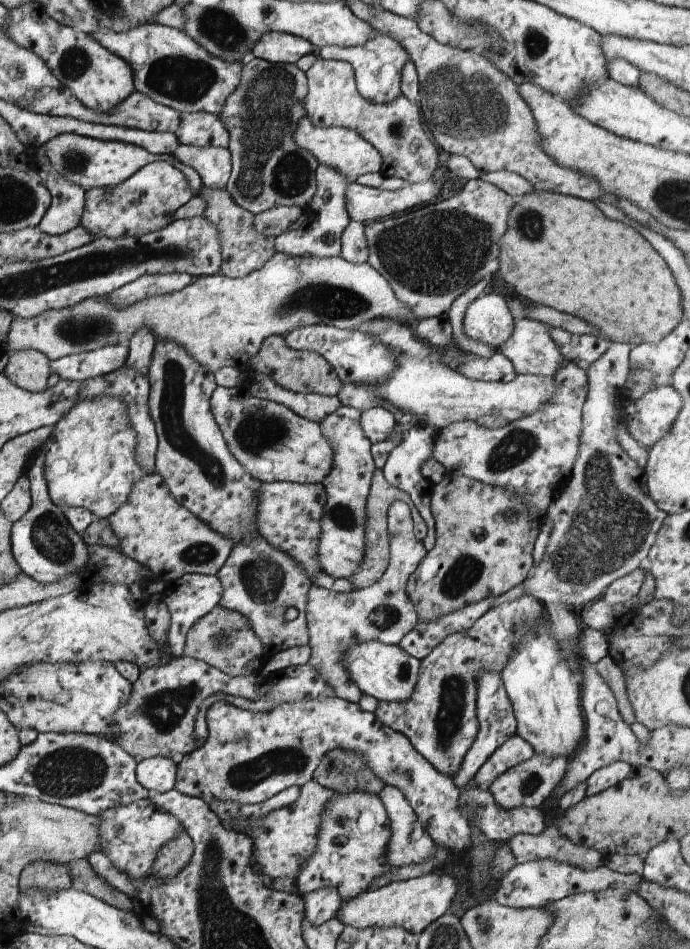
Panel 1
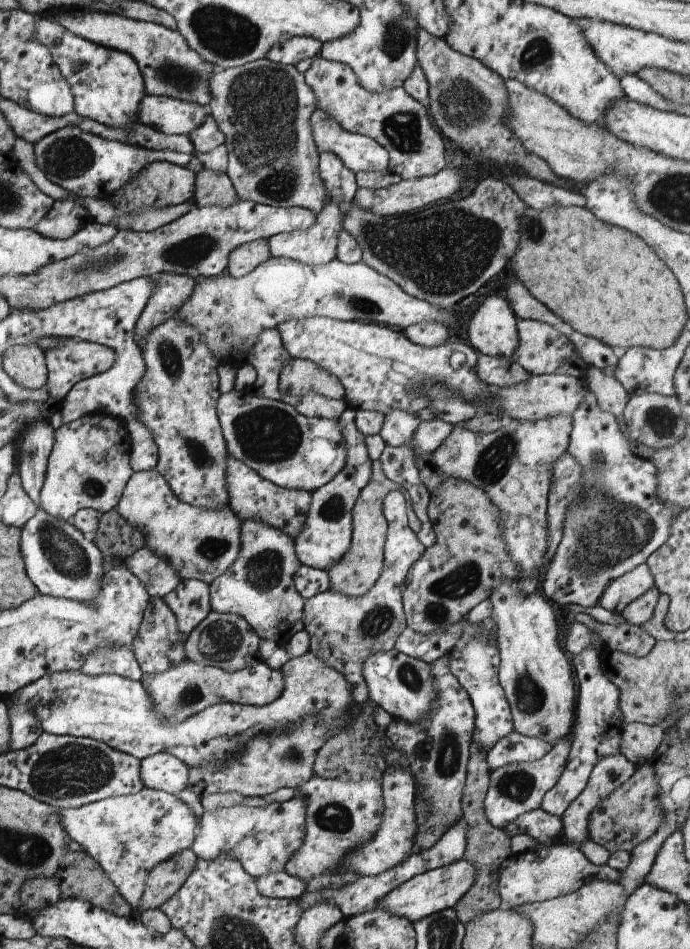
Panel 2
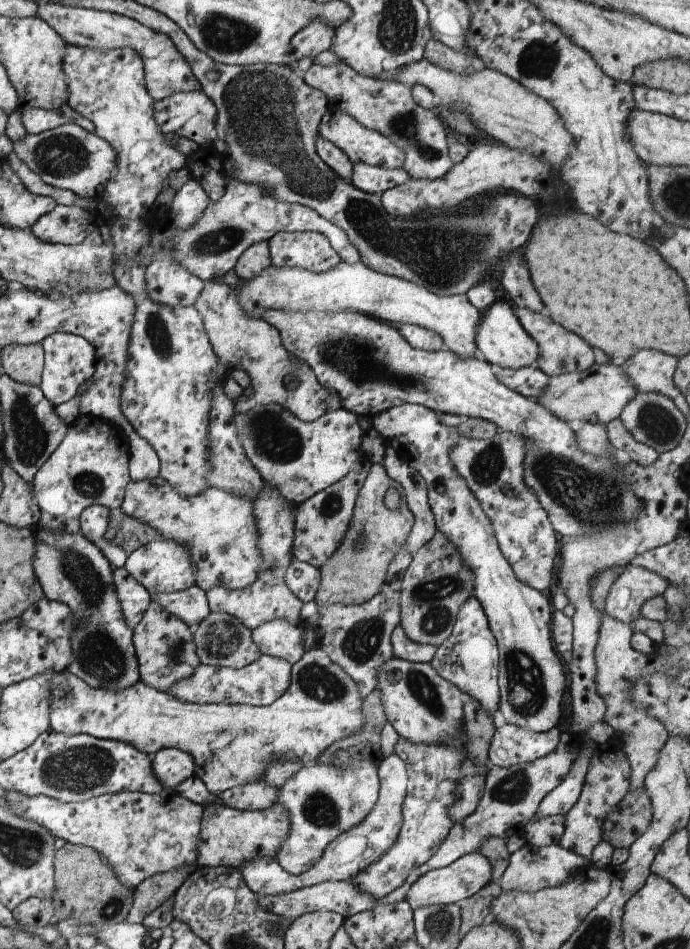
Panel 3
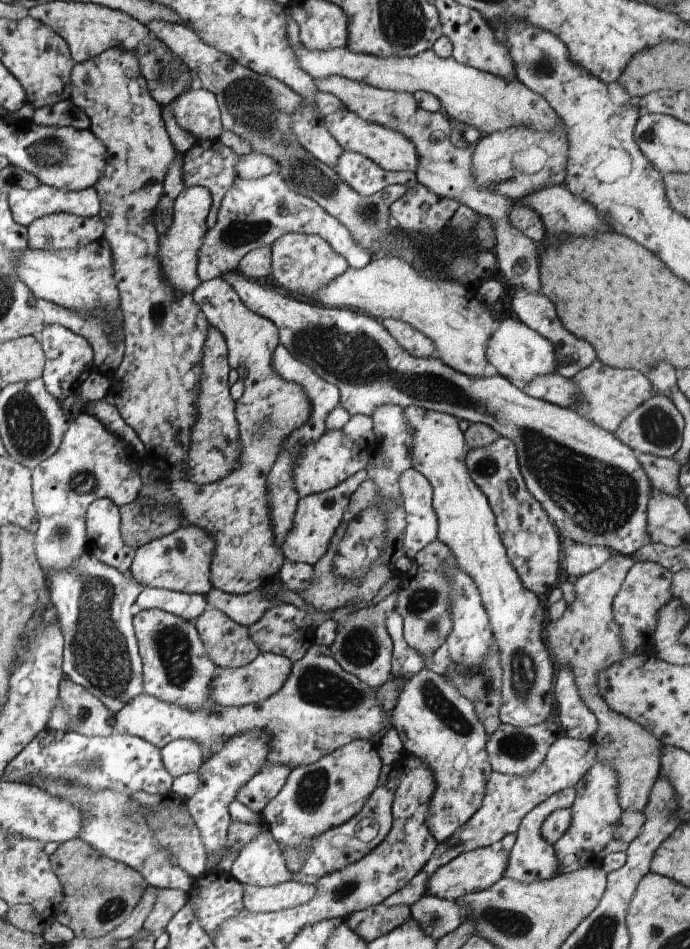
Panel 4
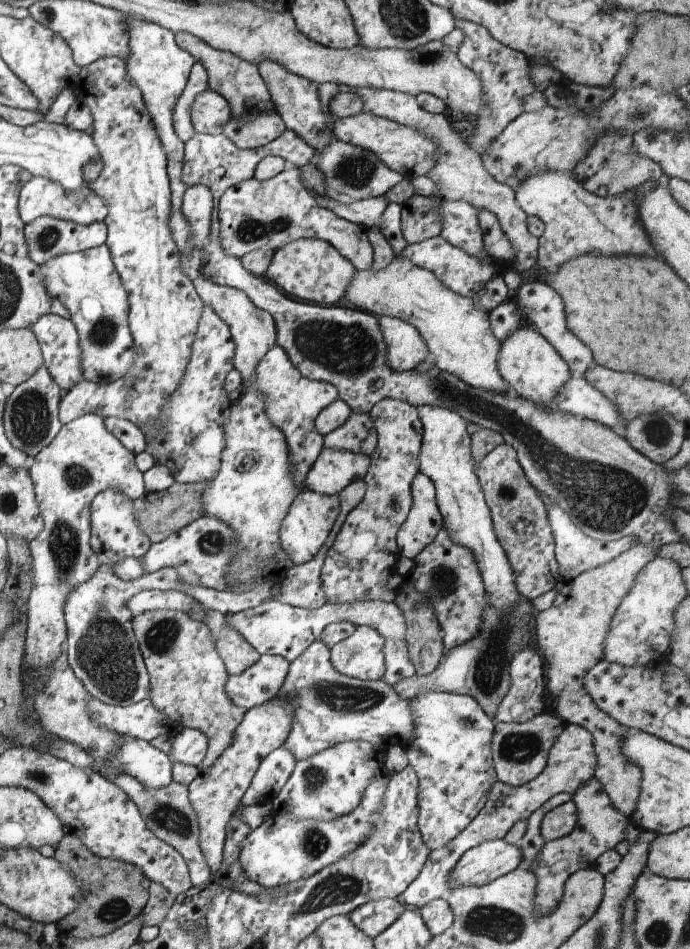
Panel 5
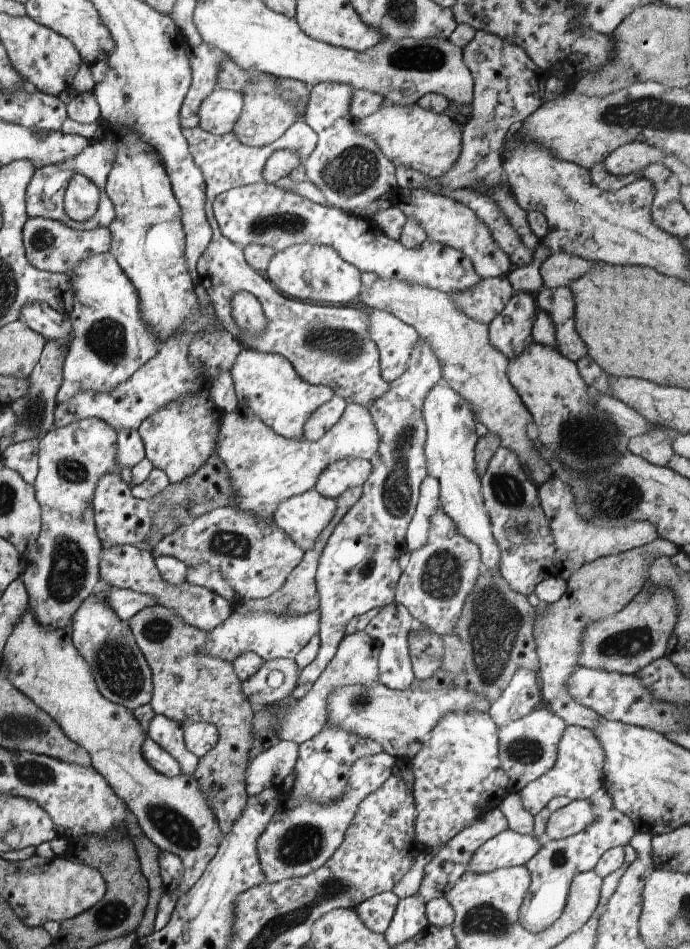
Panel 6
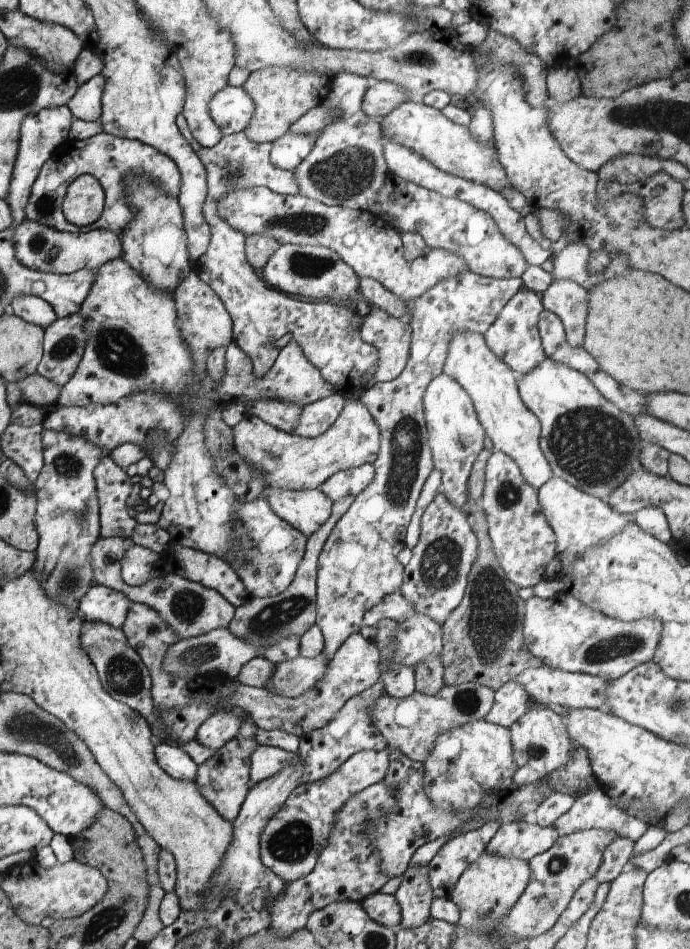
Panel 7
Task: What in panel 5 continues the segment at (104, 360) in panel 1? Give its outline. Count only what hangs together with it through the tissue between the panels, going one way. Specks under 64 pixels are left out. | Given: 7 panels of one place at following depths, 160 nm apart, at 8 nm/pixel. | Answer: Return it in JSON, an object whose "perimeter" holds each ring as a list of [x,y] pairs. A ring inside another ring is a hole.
{"perimeter":[[[41,315],[29,329],[35,335],[42,354],[42,364],[50,374],[51,380],[56,382],[60,394],[63,396],[75,384],[83,380],[81,374],[81,357],[78,343],[78,334],[73,323],[69,319],[61,318],[59,315]]]}

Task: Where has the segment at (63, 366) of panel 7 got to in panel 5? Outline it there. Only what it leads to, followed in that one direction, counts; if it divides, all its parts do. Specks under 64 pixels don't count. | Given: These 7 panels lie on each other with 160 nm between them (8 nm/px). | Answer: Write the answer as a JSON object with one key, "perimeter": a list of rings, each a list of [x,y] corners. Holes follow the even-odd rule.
{"perimeter":[[[43,364],[27,380],[14,386],[13,391],[4,400],[2,412],[4,432],[13,448],[33,458],[53,440],[62,427],[58,419],[60,397],[59,387],[54,380],[51,380]]]}

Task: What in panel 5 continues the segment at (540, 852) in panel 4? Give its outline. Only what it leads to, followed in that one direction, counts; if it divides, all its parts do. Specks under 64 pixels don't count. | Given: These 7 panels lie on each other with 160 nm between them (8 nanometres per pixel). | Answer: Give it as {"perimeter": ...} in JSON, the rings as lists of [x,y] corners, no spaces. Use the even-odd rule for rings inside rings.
{"perimeter":[[[559,793],[548,798],[543,804],[539,805],[539,808],[535,809],[535,812],[531,813],[531,816],[527,817],[526,827],[523,836],[517,840],[514,844],[520,851],[520,858],[529,864],[527,870],[531,870],[531,864],[533,864],[534,858],[537,856],[540,848],[545,844],[543,837],[540,835],[540,822],[543,815],[552,808],[562,805],[570,800],[569,793]]]}

